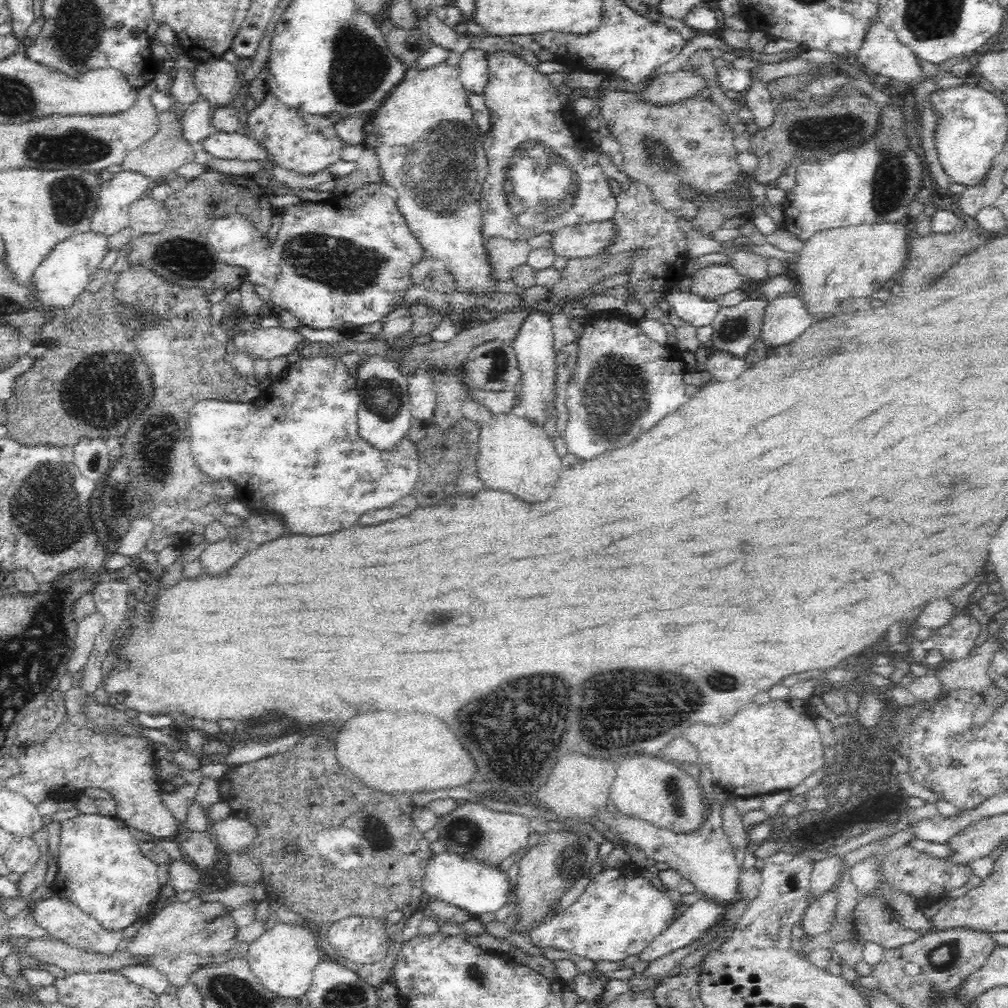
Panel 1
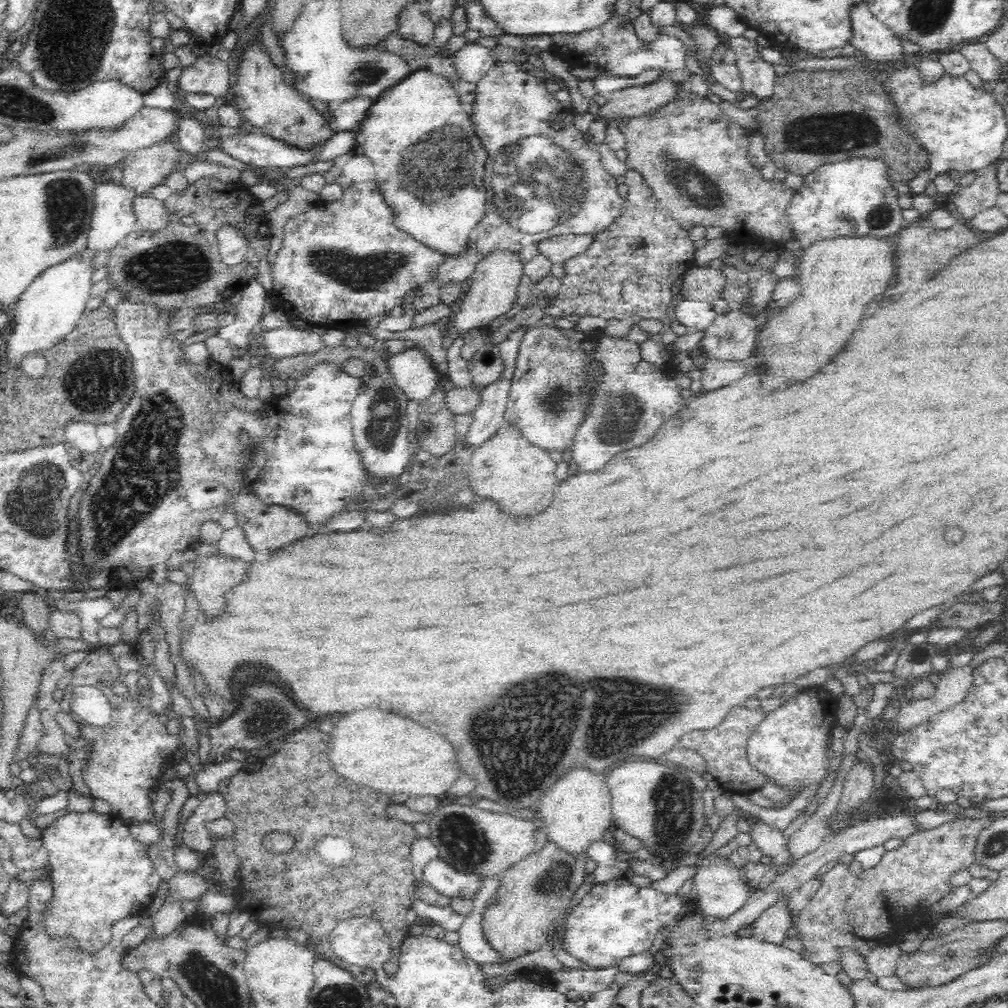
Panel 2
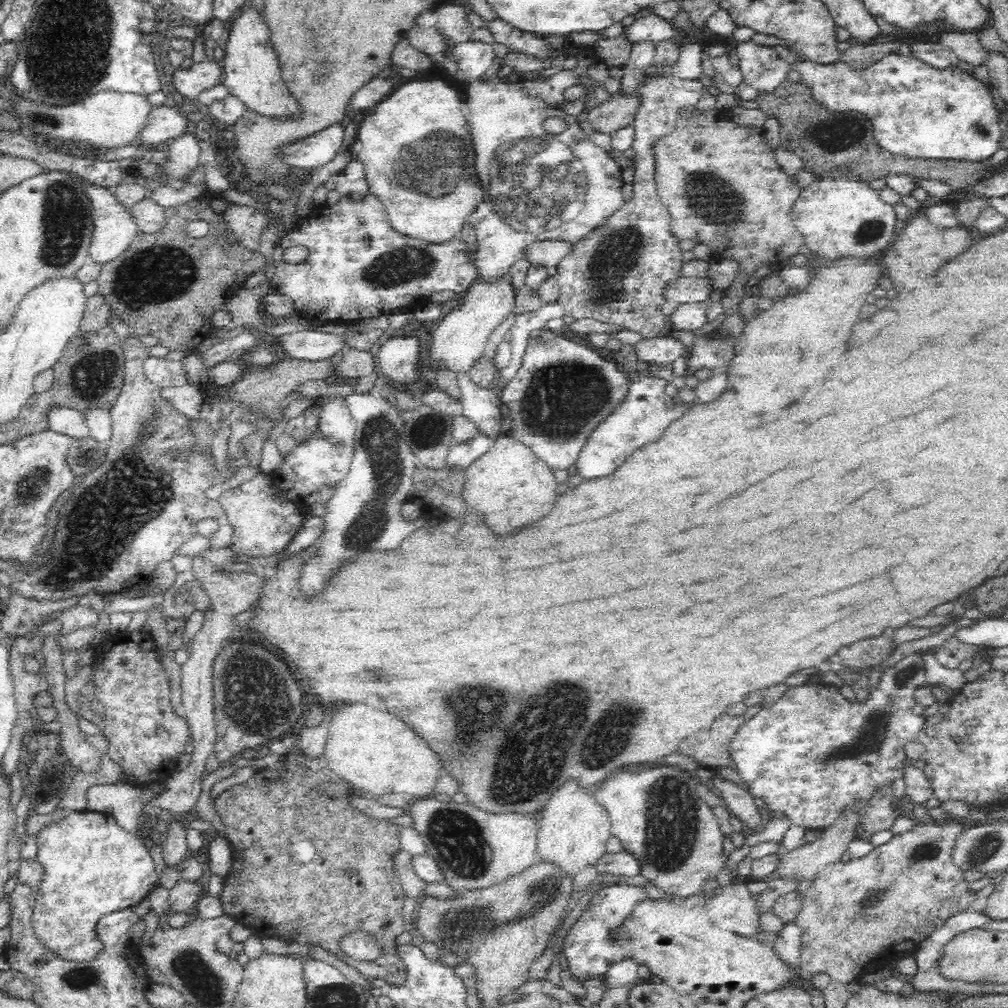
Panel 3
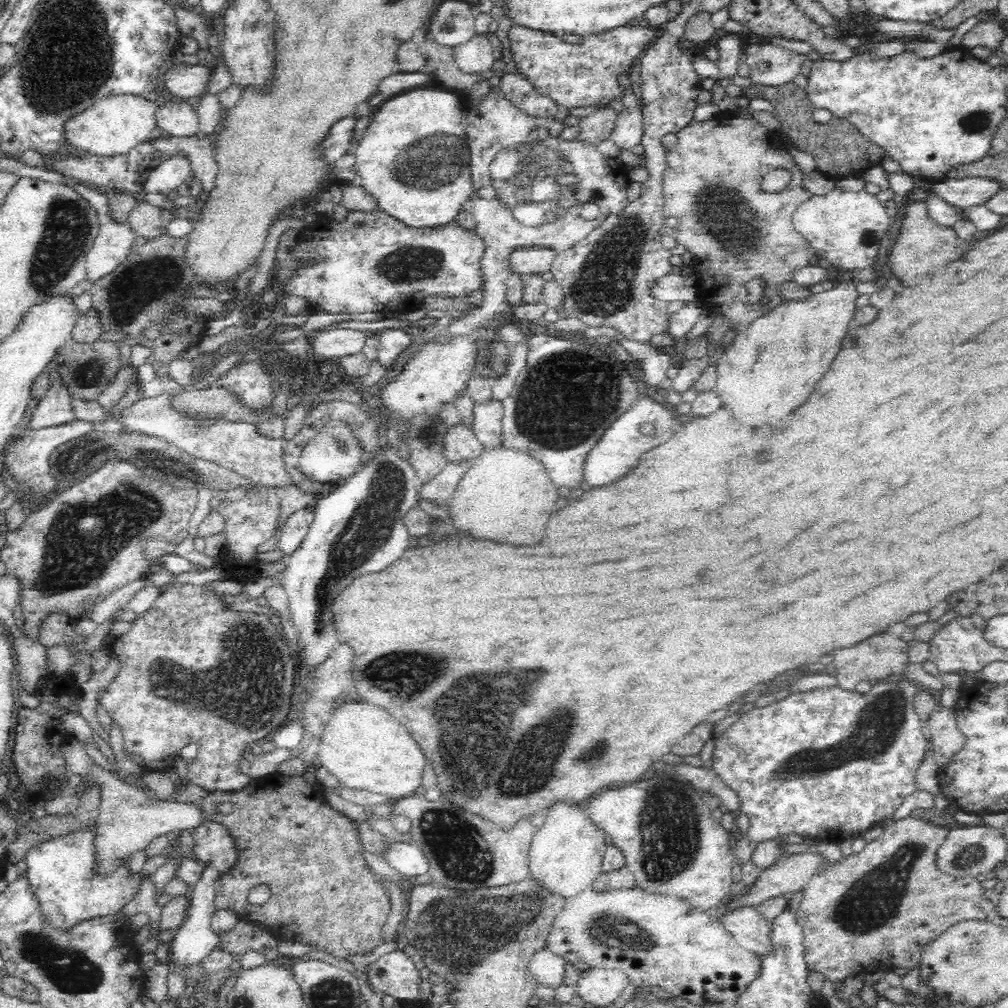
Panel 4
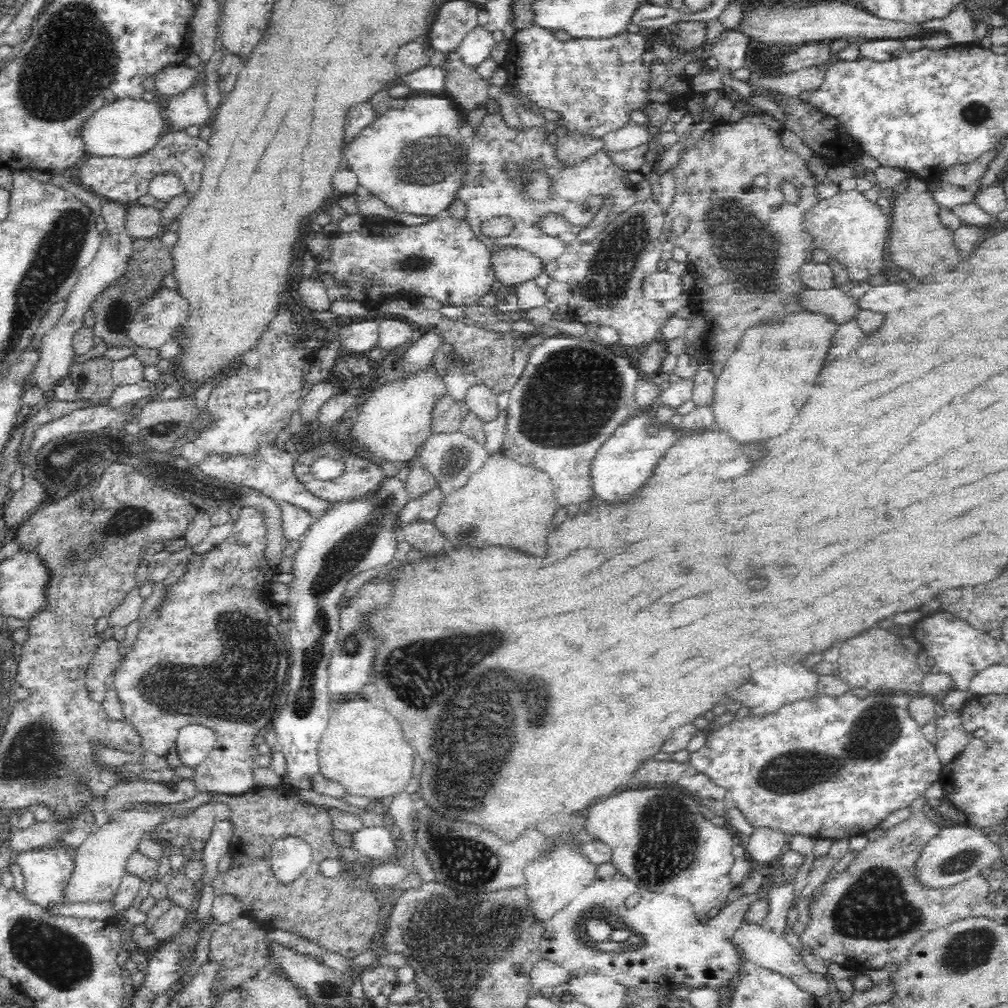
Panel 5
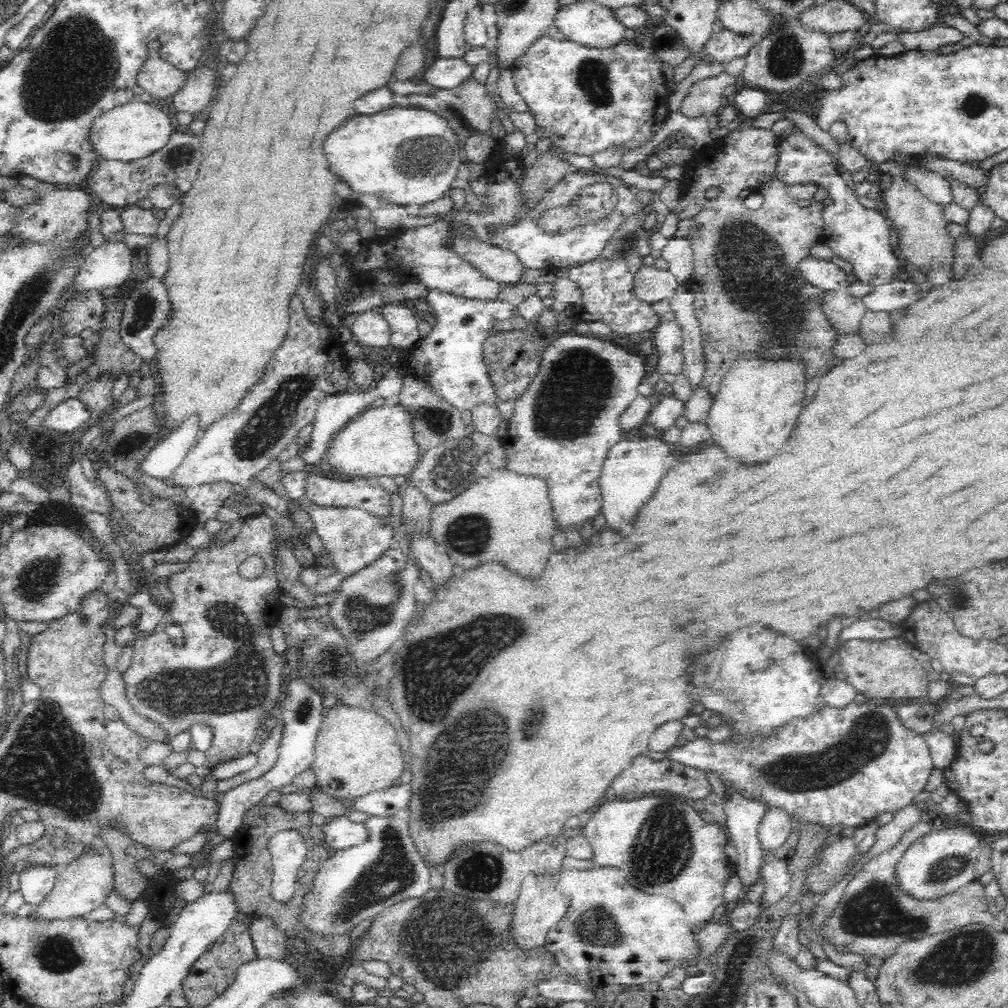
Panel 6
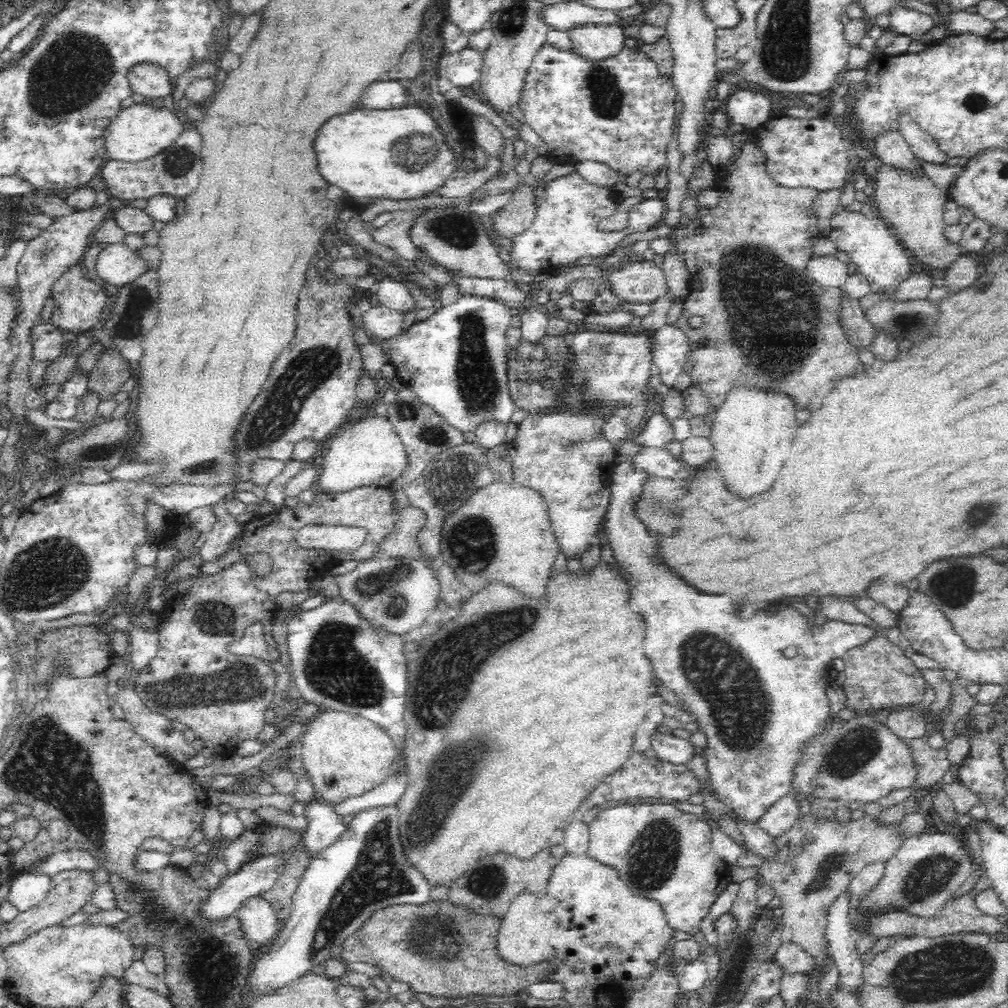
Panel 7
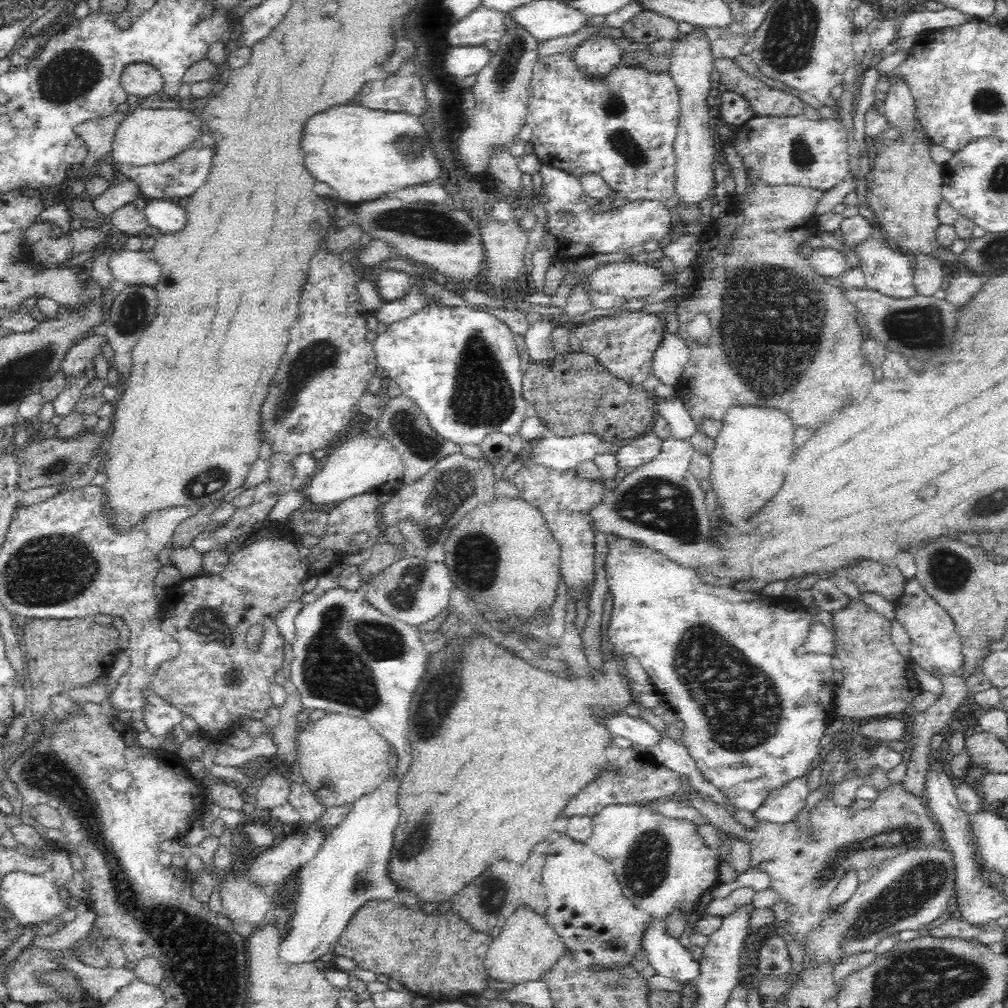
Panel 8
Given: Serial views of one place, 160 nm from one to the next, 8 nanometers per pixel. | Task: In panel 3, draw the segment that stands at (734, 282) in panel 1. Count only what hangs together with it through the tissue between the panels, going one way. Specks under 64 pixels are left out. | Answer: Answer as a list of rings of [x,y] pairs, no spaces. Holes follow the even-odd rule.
[[[680,277],[671,280],[664,288],[664,298],[677,302],[679,305],[686,303],[703,303],[706,305],[712,292],[712,280],[709,277]]]

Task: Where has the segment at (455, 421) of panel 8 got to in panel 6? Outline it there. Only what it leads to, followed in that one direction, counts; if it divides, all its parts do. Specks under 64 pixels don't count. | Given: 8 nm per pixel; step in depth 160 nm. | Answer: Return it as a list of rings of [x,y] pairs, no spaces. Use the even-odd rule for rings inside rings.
[[[429,290],[426,300],[430,303],[436,315],[436,324],[432,324],[432,331],[426,338],[420,340],[411,347],[412,355],[407,356],[407,370],[409,376],[415,376],[418,380],[436,389],[446,401],[454,407],[463,410],[471,410],[476,402],[492,402],[494,392],[492,386],[488,384],[488,377],[485,373],[484,358],[482,358],[482,342],[486,340],[486,334],[492,330],[495,321],[505,321],[512,317],[514,306],[497,298],[496,300],[486,300],[480,302],[476,299],[464,299],[453,294],[446,294],[436,290]]]

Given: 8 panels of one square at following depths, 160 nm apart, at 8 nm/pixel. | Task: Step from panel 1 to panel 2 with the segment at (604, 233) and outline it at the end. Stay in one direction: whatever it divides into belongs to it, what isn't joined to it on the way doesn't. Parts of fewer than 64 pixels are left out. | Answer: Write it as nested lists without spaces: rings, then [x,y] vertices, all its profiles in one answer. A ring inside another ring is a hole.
[[[570,233],[567,235],[558,235],[546,237],[538,245],[538,252],[547,258],[553,264],[565,264],[569,259],[575,258],[578,254],[584,254],[592,242],[596,233]]]

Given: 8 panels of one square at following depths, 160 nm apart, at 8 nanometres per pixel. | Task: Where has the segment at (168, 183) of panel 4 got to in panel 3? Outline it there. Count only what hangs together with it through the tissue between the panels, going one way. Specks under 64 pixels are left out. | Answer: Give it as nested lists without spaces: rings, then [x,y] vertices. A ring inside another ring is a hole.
[[[182,134],[173,140],[168,152],[168,160],[163,164],[157,178],[163,180],[170,175],[181,179],[186,171],[196,167],[202,160],[200,144],[194,134]]]

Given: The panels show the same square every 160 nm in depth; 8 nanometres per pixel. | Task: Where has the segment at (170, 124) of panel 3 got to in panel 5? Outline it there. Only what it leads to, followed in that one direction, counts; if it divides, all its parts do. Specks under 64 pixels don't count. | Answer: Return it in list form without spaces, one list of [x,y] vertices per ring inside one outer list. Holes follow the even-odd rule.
[[[202,80],[192,84],[186,92],[169,98],[163,114],[173,131],[184,131],[209,121],[212,114],[204,100]]]

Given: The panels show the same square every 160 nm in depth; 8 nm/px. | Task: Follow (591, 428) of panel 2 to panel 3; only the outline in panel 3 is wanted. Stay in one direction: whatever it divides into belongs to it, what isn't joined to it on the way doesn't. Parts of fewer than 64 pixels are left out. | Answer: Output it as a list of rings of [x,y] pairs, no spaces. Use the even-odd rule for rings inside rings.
[[[624,371],[624,373],[628,381],[628,390],[614,407],[612,414],[592,429],[588,442],[584,443],[579,452],[580,456],[577,456],[576,466],[582,478],[608,476],[608,472],[614,472],[616,464],[620,464],[624,456],[630,456],[636,448],[642,448],[652,440],[658,440],[660,432],[664,432],[672,420],[681,418],[686,412],[687,407],[682,403],[678,402],[673,408],[667,408],[665,405],[668,398],[664,391],[668,384],[666,380],[655,375],[642,374],[642,372],[629,374]]]

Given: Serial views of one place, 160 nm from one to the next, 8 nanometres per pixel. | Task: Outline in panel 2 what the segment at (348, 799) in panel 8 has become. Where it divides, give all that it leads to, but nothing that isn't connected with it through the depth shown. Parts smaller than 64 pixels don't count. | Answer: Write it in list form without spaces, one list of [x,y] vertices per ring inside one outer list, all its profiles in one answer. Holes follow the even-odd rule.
[[[368,708],[362,712],[350,712],[336,724],[334,736],[331,736],[328,756],[334,770],[343,778],[368,791],[376,790],[387,795],[438,796],[450,790],[452,784],[463,772],[458,756],[446,736],[442,736],[440,732],[428,730],[426,726],[406,720],[402,716],[374,710],[374,708]]]

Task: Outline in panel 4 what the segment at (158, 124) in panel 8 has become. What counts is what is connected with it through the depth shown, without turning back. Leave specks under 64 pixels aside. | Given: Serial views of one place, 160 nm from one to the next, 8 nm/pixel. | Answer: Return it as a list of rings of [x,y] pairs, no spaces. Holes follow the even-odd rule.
[[[108,95],[100,97],[94,101],[88,108],[76,113],[62,124],[66,139],[66,144],[69,145],[75,153],[92,154],[98,156],[116,156],[116,154],[126,154],[132,148],[147,143],[150,141],[151,132],[156,128],[155,112],[159,107],[158,103],[148,101],[146,97],[134,95]]]

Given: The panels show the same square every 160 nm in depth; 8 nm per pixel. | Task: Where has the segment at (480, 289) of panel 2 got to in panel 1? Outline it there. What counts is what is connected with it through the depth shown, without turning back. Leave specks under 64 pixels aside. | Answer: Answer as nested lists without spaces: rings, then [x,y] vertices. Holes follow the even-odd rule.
[[[490,237],[484,241],[495,268],[496,279],[510,280],[510,272],[516,266],[527,263],[531,248],[526,239],[510,240],[504,237]]]

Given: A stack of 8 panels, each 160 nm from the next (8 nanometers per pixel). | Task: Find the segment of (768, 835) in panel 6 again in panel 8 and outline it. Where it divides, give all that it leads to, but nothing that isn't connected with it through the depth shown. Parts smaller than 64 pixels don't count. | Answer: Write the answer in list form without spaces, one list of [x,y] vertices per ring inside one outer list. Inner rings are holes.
[[[806,777],[796,778],[786,786],[782,786],[780,790],[770,792],[764,804],[753,812],[754,816],[759,822],[770,824],[792,822],[798,816],[798,812],[804,808],[809,793]]]

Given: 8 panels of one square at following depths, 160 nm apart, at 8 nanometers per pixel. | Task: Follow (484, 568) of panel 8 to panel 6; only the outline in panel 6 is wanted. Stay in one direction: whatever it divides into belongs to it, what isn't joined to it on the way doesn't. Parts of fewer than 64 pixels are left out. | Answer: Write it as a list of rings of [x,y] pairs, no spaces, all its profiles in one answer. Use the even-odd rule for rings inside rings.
[[[506,466],[490,468],[488,474],[480,475],[460,494],[433,507],[430,534],[446,549],[451,560],[464,568],[472,568],[472,564],[482,564],[484,560],[504,560],[504,564],[524,572],[524,576],[538,576],[552,554],[554,514],[548,483],[542,477],[515,473]]]

